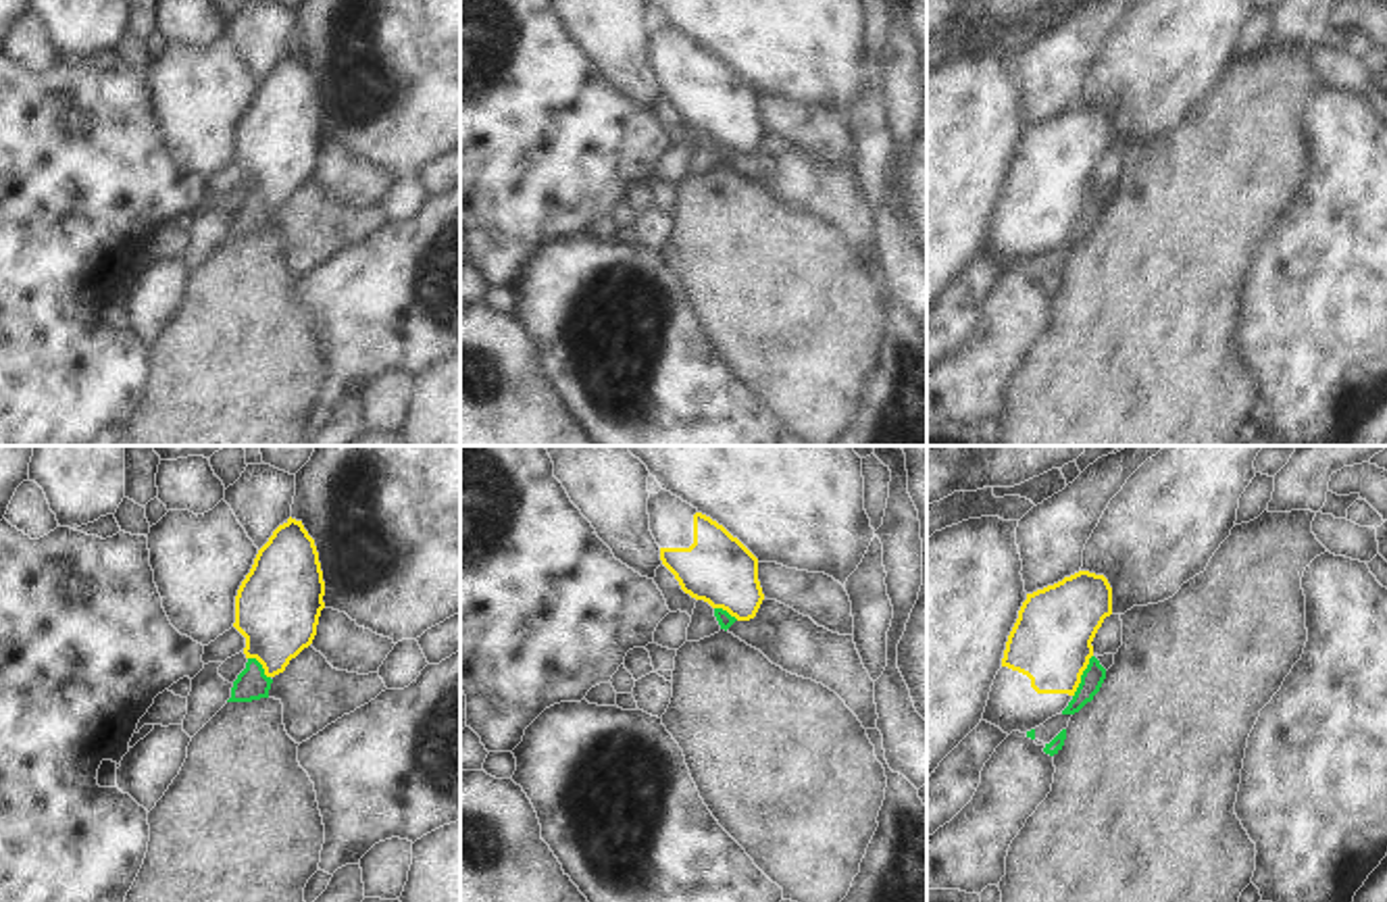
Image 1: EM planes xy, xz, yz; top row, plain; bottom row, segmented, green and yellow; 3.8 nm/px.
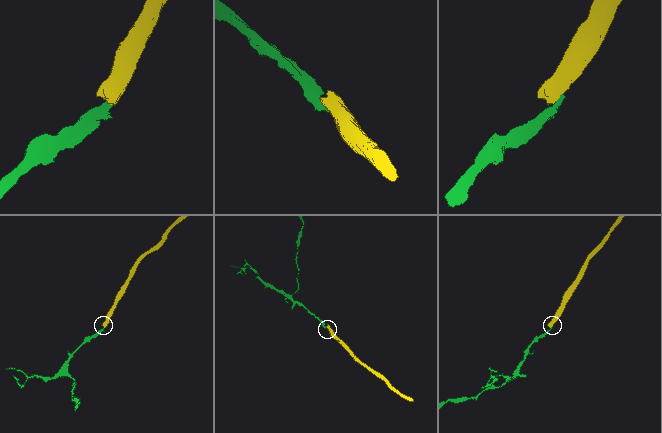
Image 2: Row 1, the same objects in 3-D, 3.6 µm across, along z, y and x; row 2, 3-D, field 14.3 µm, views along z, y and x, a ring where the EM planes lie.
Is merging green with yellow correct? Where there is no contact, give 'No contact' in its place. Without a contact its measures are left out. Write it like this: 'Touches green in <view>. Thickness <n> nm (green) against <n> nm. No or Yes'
Touches green in yz. Thickness 90 nm (green) against 320 nm. No

